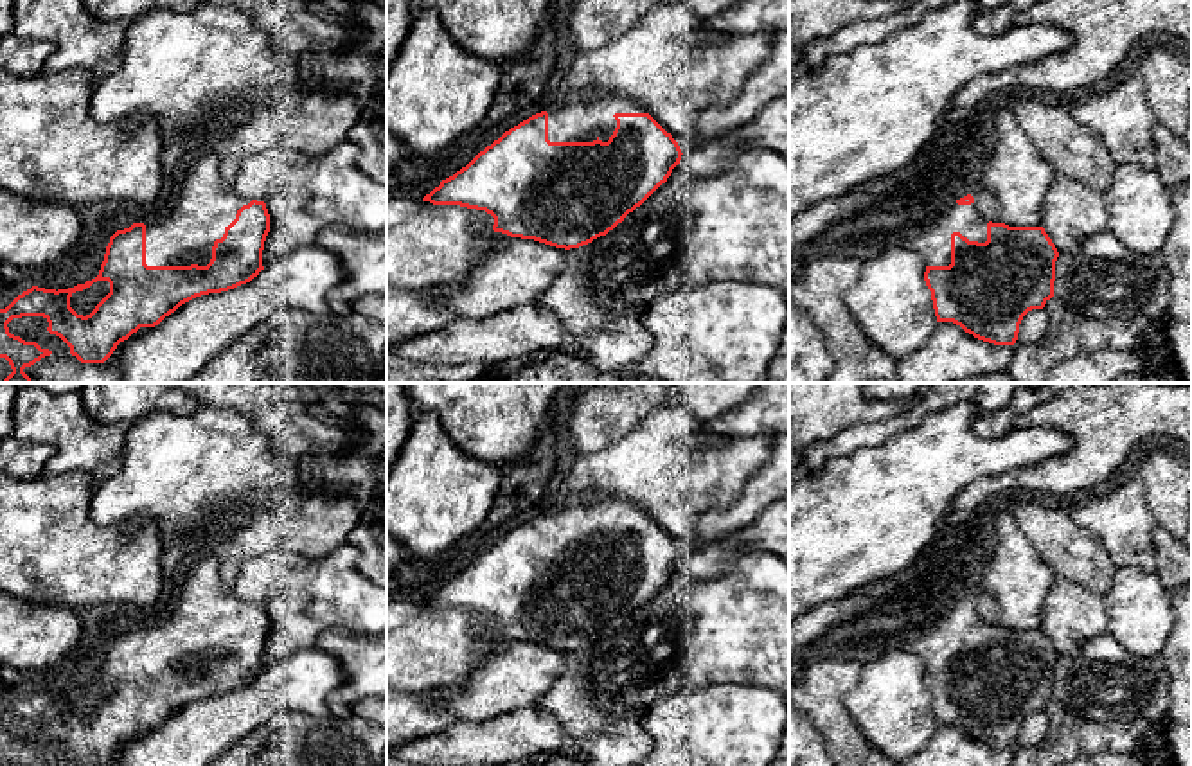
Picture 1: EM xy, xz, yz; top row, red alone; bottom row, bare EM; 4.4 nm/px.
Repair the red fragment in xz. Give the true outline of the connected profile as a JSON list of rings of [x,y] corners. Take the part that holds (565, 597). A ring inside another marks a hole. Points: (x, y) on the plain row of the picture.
[[[579,494],[572,498],[563,509],[536,516],[505,534],[498,543],[480,554],[466,570],[442,583],[439,590],[423,601],[423,604],[430,604],[433,608],[460,608],[485,613],[494,620],[494,635],[502,635],[511,640],[534,642],[556,651],[570,653],[606,638],[618,626],[622,626],[629,615],[640,610],[662,586],[667,584],[672,572],[680,566],[681,557],[683,556],[672,538],[667,536],[635,502],[629,502],[618,494]]]

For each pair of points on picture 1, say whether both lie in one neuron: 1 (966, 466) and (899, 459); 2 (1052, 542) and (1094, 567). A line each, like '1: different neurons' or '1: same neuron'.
1: same neuron
2: same neuron

